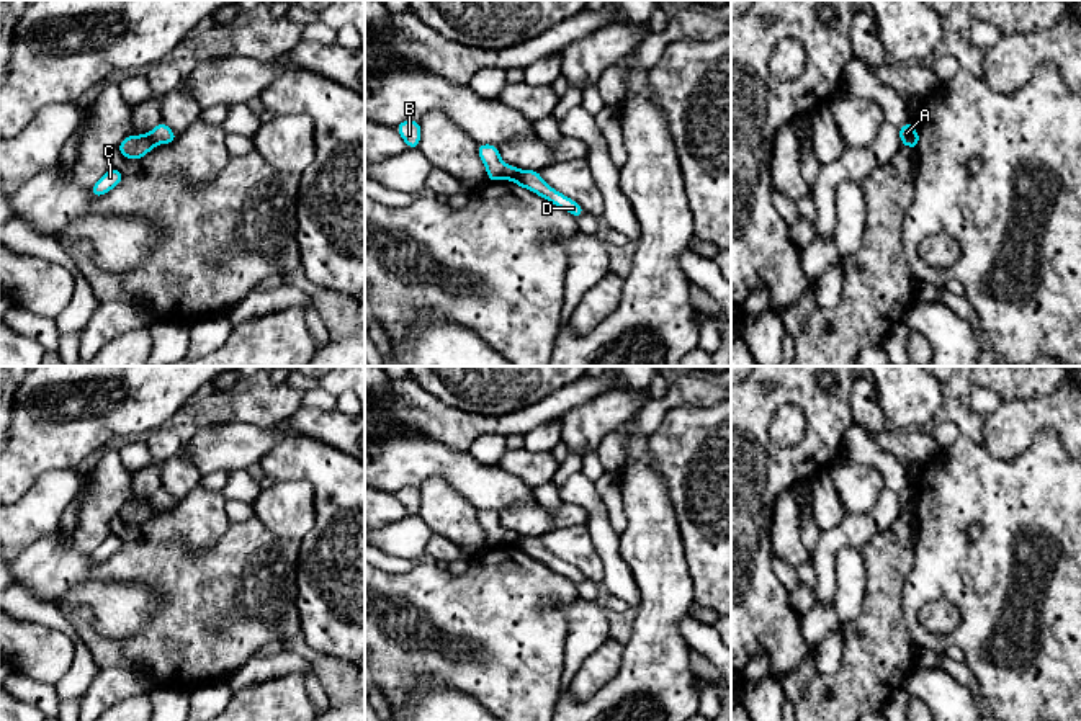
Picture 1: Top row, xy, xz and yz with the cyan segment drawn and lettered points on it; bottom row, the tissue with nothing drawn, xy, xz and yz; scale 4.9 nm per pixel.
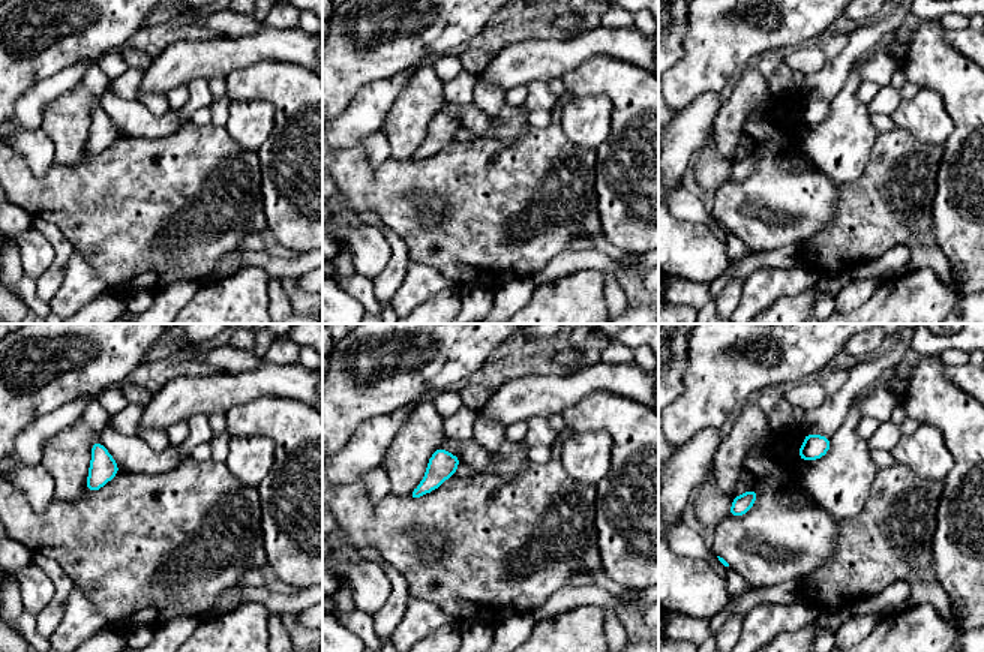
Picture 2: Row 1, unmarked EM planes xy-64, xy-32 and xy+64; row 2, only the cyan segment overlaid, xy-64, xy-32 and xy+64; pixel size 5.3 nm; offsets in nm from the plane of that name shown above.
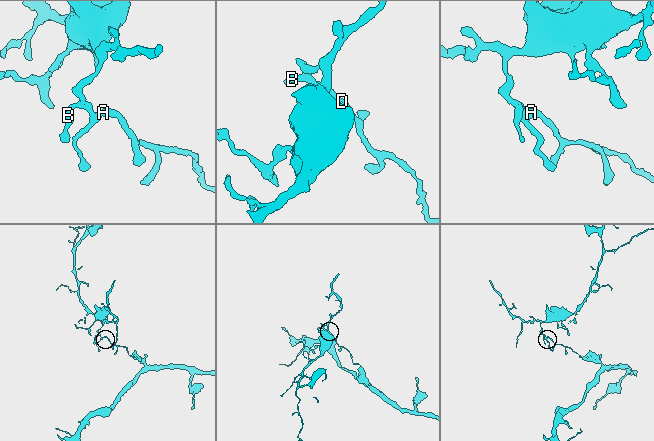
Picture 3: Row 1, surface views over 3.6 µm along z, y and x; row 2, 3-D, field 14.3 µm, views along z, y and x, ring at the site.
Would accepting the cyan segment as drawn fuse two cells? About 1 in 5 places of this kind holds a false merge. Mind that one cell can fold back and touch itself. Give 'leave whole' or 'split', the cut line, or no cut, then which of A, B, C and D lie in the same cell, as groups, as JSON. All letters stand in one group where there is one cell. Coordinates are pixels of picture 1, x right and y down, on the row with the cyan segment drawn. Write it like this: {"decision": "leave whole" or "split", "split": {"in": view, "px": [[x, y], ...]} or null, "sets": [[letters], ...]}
{"decision": "split", "split": {"in": "xy", "px": [[148, 133], [154, 144]]}, "sets": [["A", "D"], ["B", "C"]]}

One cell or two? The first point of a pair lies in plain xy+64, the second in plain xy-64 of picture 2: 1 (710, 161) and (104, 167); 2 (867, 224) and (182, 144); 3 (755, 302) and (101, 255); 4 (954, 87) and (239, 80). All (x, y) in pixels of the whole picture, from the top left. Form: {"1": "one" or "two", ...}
{"1": "one", "2": "one", "3": "two", "4": "one"}

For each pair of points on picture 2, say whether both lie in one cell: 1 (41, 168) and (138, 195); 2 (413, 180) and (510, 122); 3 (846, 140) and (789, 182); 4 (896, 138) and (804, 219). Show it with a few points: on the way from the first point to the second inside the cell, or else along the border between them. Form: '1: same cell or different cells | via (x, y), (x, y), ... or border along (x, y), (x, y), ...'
1: different cells | border along (18, 152), (36, 176), (44, 177), (48, 173)
2: different cells | border along (519, 135), (509, 143), (494, 138), (456, 140)
3: different cells | border along (795, 134), (804, 153), (833, 182)
4: different cells | border along (833, 182), (836, 191), (834, 216), (824, 224)

